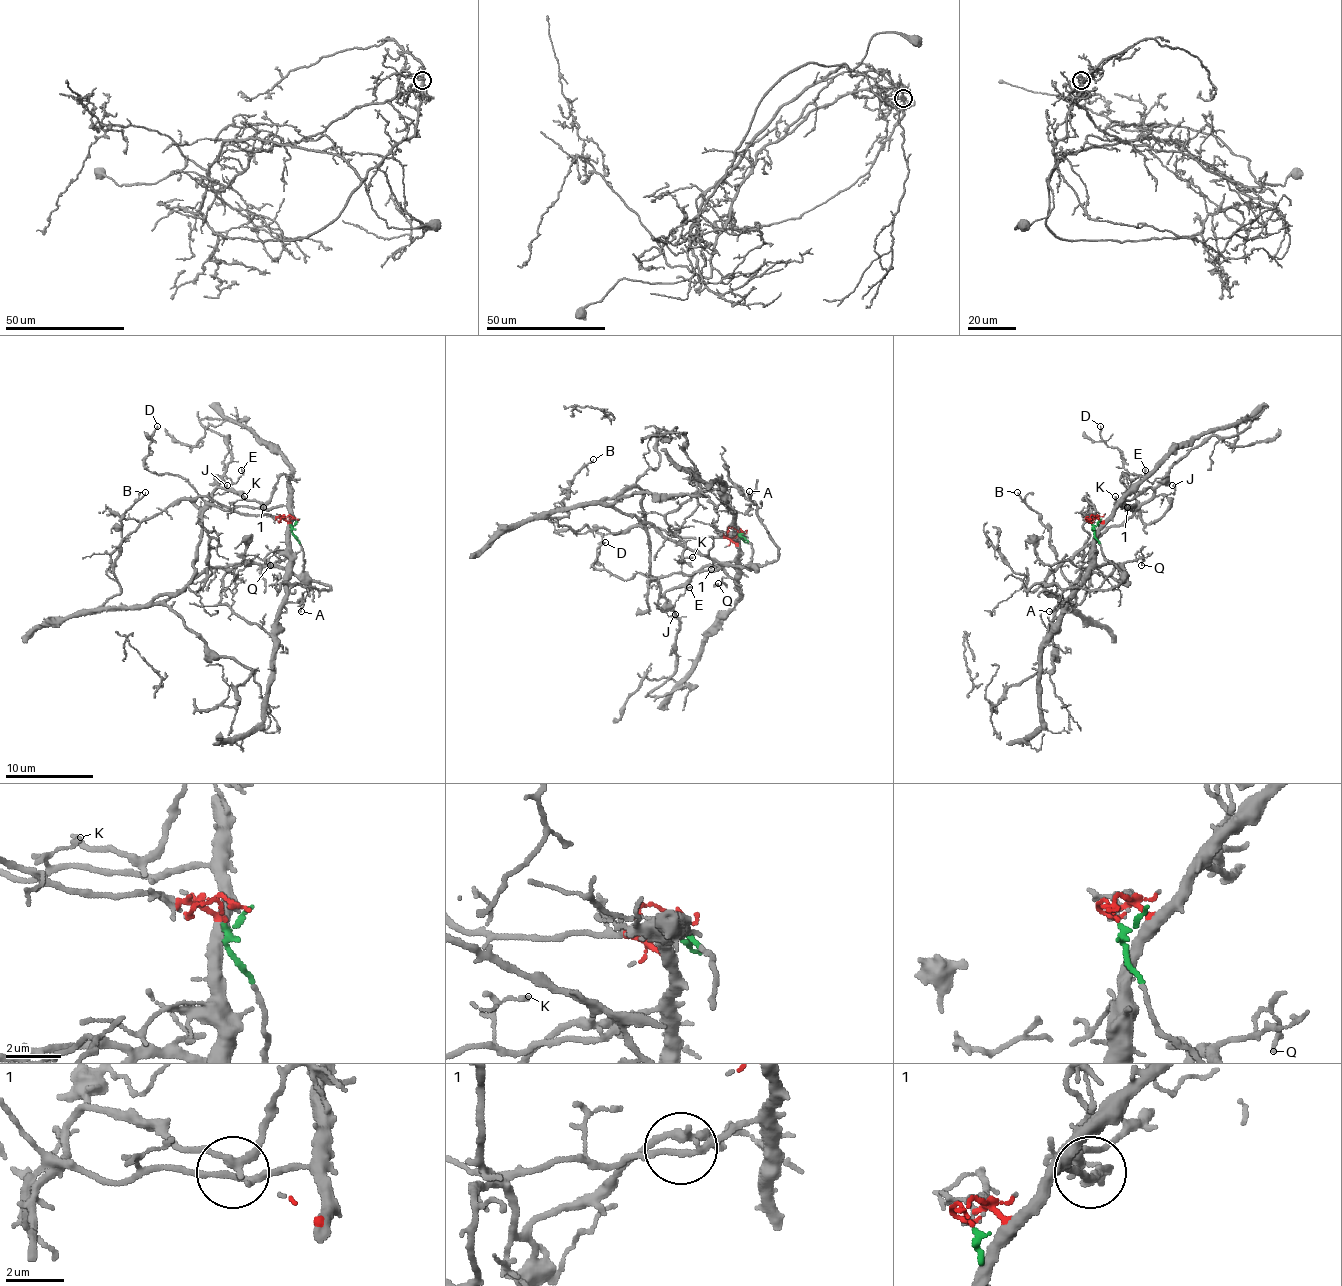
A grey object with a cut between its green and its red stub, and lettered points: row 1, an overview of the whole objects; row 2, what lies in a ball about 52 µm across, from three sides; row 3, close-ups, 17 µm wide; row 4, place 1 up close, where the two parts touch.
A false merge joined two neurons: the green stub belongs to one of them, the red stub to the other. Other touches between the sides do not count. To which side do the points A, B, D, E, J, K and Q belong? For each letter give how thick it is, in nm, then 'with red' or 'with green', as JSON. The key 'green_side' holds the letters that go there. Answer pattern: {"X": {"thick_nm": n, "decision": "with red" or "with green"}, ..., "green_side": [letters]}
{"A": {"thick_nm": 110, "decision": "with green"}, "B": {"thick_nm": 110, "decision": "with green"}, "D": {"thick_nm": 130, "decision": "with red"}, "E": {"thick_nm": 140, "decision": "with green"}, "J": {"thick_nm": 130, "decision": "with green"}, "K": {"thick_nm": 130, "decision": "with red"}, "Q": {"thick_nm": 170, "decision": "with green"}, "green_side": ["A", "B", "E", "J", "Q"]}

